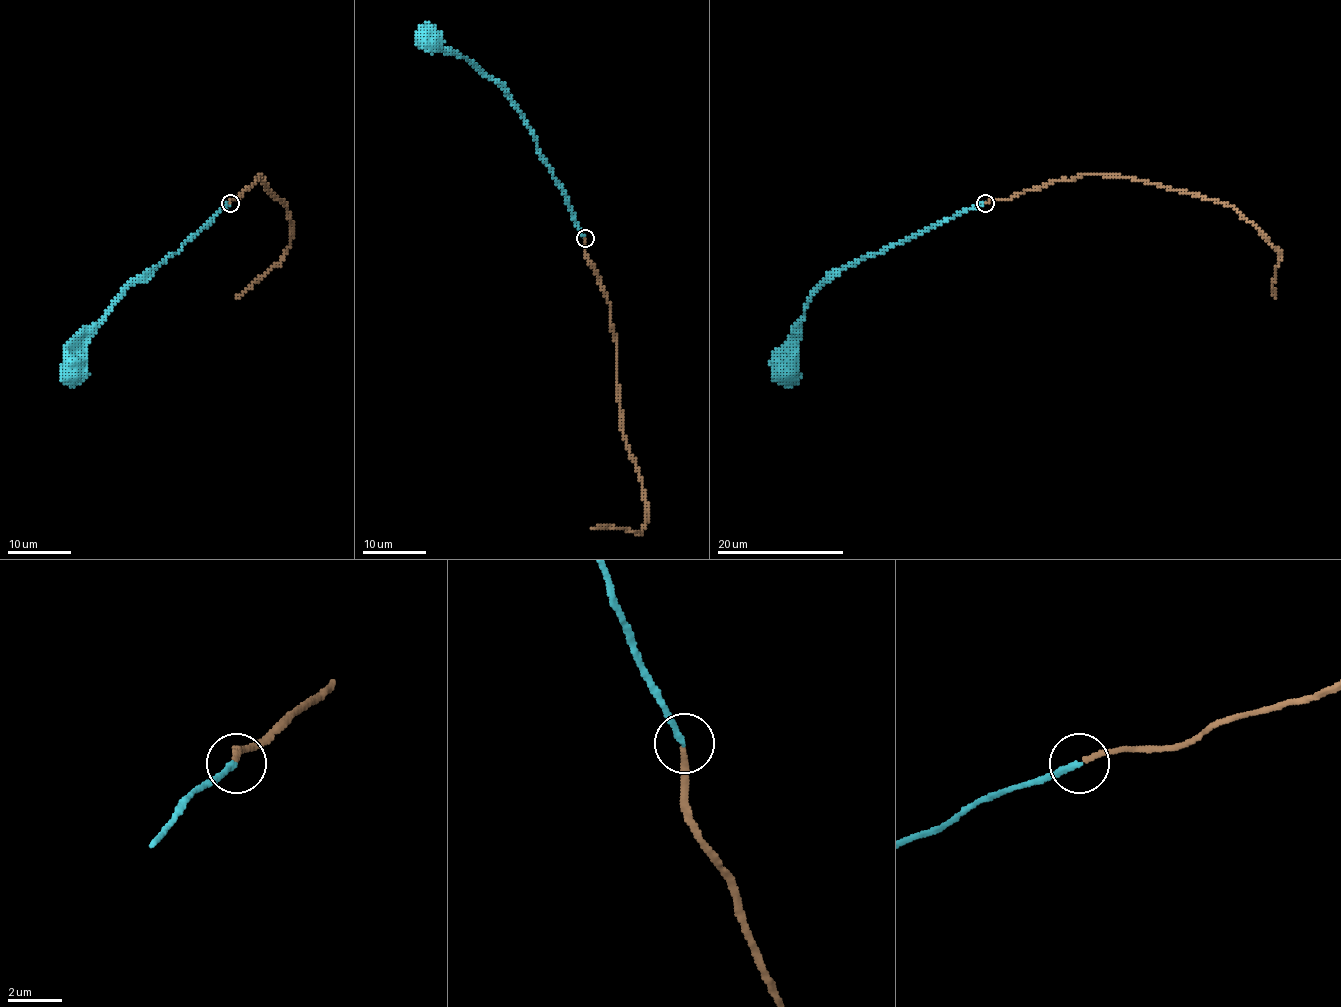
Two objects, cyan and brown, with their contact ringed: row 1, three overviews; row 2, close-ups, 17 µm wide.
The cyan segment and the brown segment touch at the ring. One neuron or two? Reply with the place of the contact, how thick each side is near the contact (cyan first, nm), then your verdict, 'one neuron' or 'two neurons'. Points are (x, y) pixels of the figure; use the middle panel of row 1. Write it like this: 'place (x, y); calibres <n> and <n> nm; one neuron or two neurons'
place (585, 238); calibres 240 and 190 nm; one neuron

